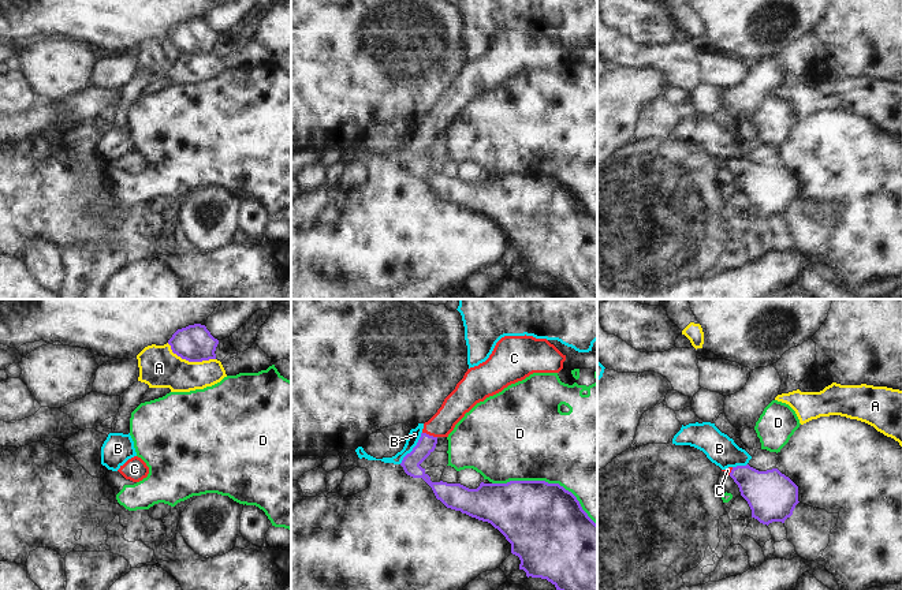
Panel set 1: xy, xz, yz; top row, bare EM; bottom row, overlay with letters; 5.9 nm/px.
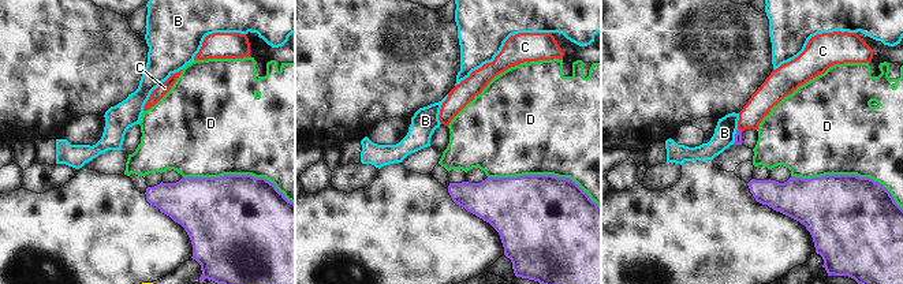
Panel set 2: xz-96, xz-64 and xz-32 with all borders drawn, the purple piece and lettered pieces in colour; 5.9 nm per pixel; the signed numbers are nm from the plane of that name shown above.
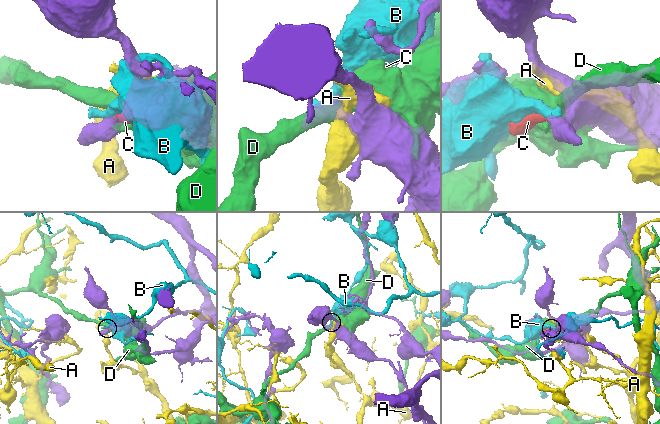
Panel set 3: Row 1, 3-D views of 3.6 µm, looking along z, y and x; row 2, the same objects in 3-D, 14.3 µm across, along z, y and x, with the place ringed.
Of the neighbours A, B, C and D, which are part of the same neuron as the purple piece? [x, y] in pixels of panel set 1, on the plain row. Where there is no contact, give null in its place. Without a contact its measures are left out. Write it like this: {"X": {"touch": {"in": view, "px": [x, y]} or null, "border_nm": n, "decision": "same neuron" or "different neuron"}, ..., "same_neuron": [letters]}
{"A": {"touch": {"in": "xy", "px": [190, 55]}, "border_nm": 300, "decision": "different neuron"}, "B": {"touch": {"in": "xz", "px": [413, 142]}, "border_nm": 240, "decision": "different neuron"}, "C": {"touch": {"in": "xz", "px": [428, 129]}, "border_nm": 90, "decision": "same neuron"}, "D": {"touch": {"in": "xz", "px": [547, 176]}, "border_nm": 650, "decision": "different neuron"}, "same_neuron": ["C"]}

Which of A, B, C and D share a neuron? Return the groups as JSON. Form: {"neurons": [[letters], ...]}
{"neurons": [["A"], ["B"], ["C"], ["D"]]}

